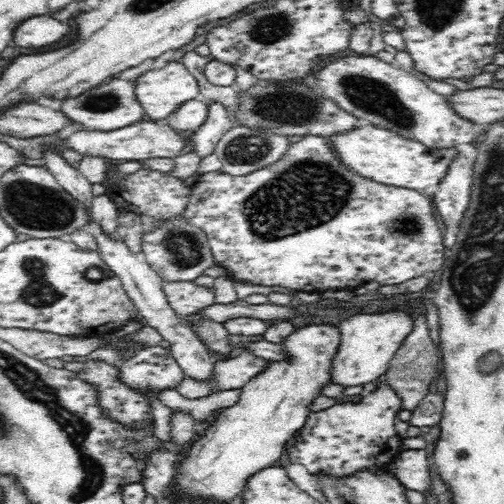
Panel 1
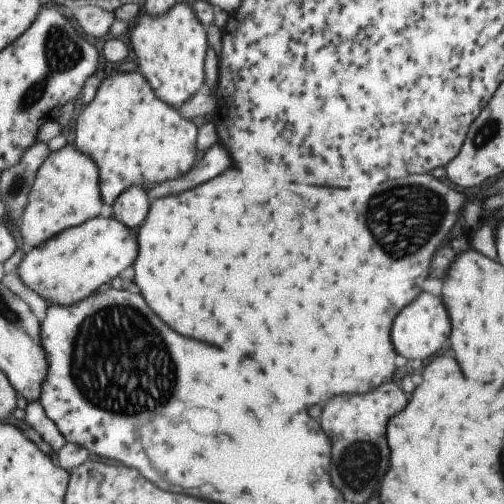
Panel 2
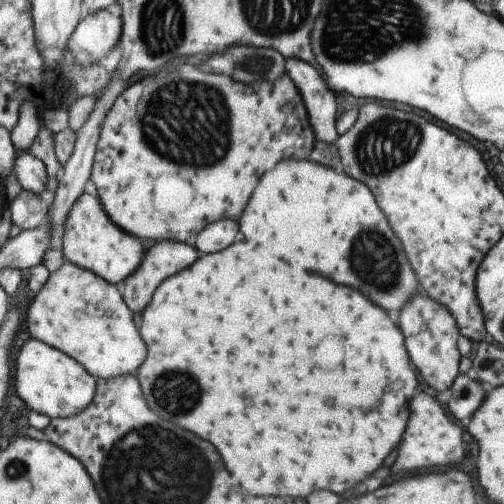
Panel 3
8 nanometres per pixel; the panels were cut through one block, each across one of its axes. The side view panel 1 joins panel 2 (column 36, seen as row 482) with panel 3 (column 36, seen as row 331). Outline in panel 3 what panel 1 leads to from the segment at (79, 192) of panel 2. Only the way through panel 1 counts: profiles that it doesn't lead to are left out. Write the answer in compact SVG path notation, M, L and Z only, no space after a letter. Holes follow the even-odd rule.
M63 264L59 270L49 274L49 280L45 286L35 294L27 318L25 328L29 330L33 340L45 342L63 354L71 356L75 362L79 362L95 380L115 380L117 376L133 376L141 364L147 360L147 348L145 340L139 334L139 328L133 324L133 312L127 308L123 296L117 292L115 284L101 280L97 274L79 268L75 264Z

